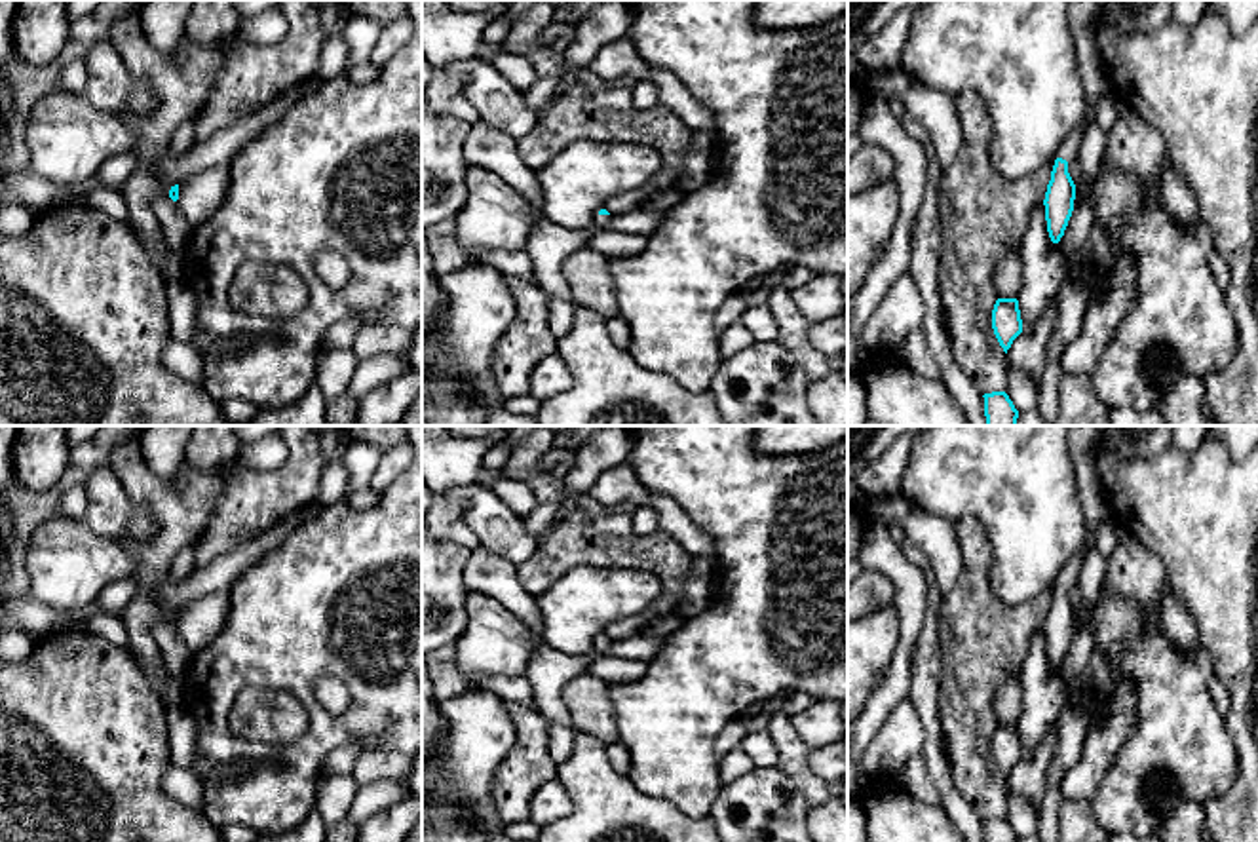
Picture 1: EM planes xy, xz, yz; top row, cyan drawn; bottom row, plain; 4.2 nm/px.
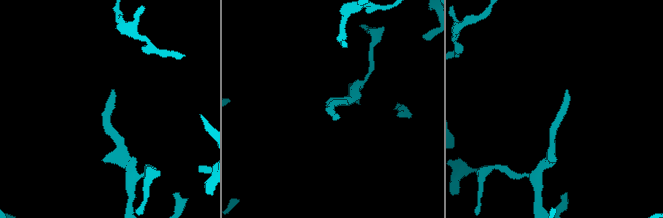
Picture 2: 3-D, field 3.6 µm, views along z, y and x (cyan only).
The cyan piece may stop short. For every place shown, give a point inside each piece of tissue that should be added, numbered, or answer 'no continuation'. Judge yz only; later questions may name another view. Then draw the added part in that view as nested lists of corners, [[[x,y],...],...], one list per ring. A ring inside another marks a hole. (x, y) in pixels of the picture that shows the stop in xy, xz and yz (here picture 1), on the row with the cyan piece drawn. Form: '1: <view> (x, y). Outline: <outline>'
1: yz (1082, 14). Outline: [[[1068,0],[1068,27],[1074,38],[1079,78],[1083,84],[1085,114],[1068,141],[1058,148],[1057,158],[1066,162],[1077,158],[1077,144],[1085,127],[1095,122],[1098,101],[1106,95],[1117,93],[1096,49],[1098,13],[1095,0]]]

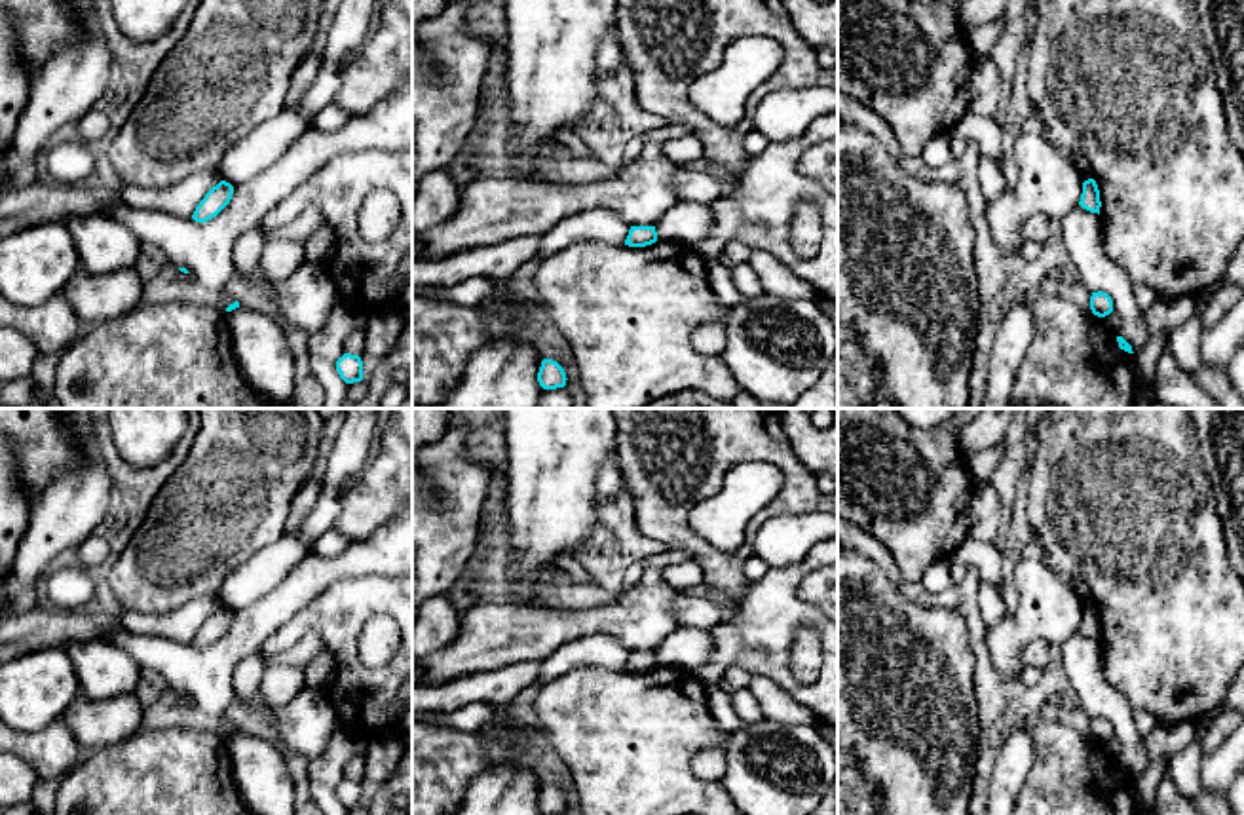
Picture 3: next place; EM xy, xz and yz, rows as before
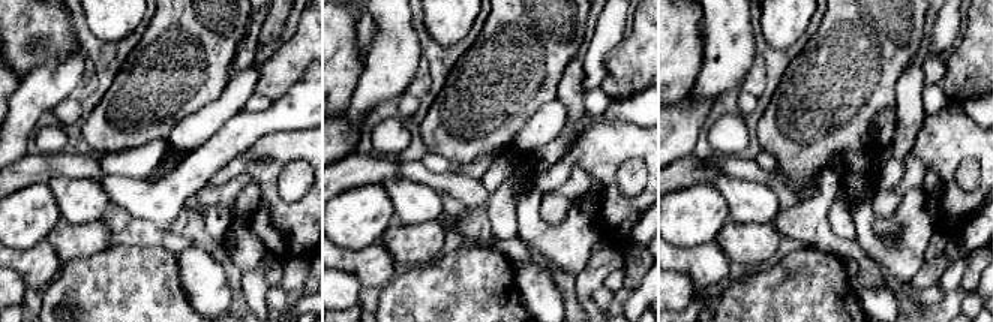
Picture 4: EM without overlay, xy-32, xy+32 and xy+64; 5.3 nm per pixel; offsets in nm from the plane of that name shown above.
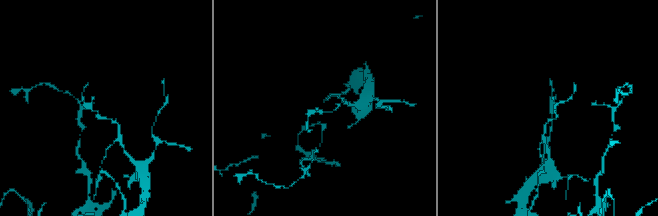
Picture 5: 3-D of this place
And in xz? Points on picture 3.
no continuation

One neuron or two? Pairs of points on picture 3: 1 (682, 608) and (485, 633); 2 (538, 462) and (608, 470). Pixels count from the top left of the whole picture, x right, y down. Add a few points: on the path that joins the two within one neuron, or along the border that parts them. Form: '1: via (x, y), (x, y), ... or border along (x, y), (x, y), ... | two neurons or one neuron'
1: border along (677, 593), (673, 614), (680, 625) | two neurons
2: border along (614, 453), (597, 475), (595, 498) | two neurons

